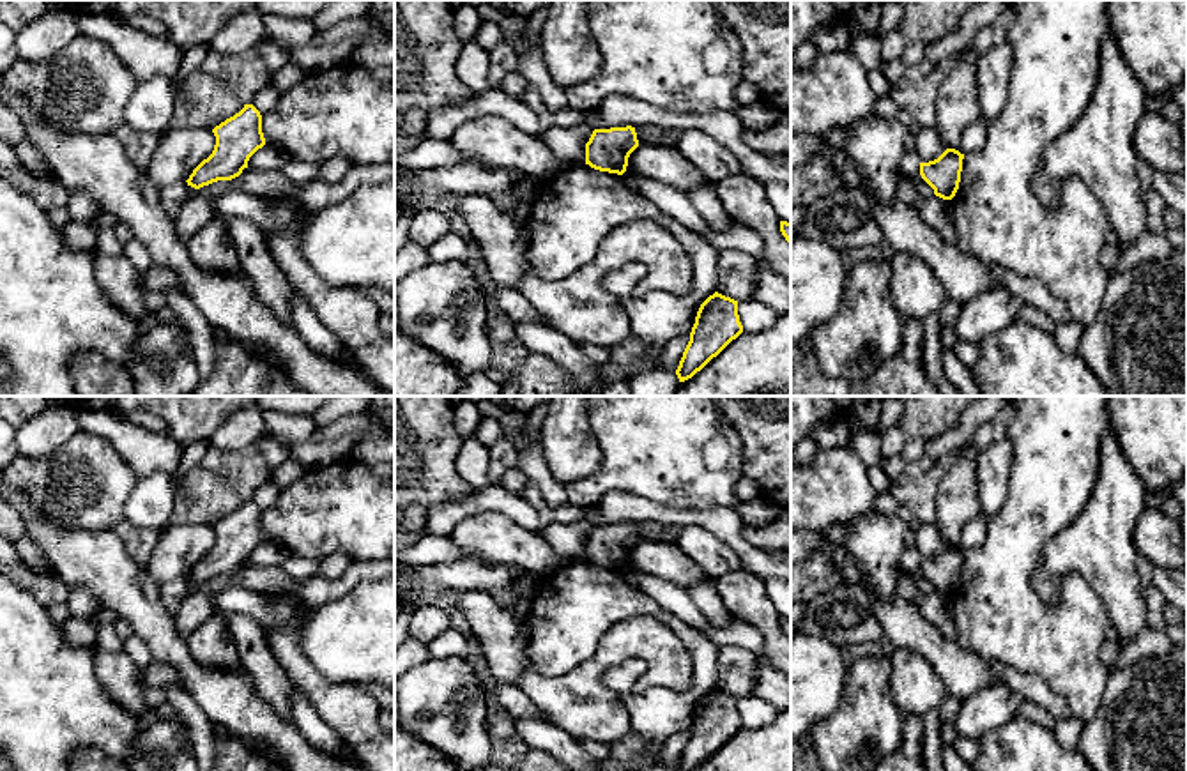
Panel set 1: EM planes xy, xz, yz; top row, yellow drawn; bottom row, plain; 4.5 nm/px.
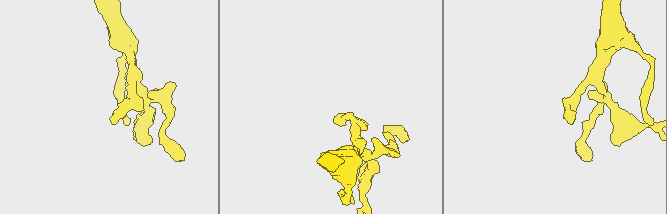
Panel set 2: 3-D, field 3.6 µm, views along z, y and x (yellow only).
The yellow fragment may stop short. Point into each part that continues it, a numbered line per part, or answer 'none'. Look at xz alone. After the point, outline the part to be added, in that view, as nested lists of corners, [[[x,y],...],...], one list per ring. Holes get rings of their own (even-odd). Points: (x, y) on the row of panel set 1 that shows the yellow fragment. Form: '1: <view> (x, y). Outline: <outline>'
none

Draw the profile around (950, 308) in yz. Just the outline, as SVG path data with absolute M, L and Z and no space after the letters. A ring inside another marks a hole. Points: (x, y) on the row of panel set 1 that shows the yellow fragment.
M946 297L938 317L939 327L953 325L961 313L961 304L955 299Z

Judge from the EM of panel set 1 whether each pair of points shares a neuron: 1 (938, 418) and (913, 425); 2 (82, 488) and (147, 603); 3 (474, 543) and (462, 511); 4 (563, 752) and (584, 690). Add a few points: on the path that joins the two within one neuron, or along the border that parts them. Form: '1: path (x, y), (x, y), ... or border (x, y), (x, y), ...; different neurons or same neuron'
1: path (933, 418), (918, 419); same neuron
2: border (112, 527), (62, 529); different neurons
3: border (508, 517), (478, 511), (466, 517), (448, 536); different neurons
4: border (549, 722), (561, 727), (574, 740); different neurons

